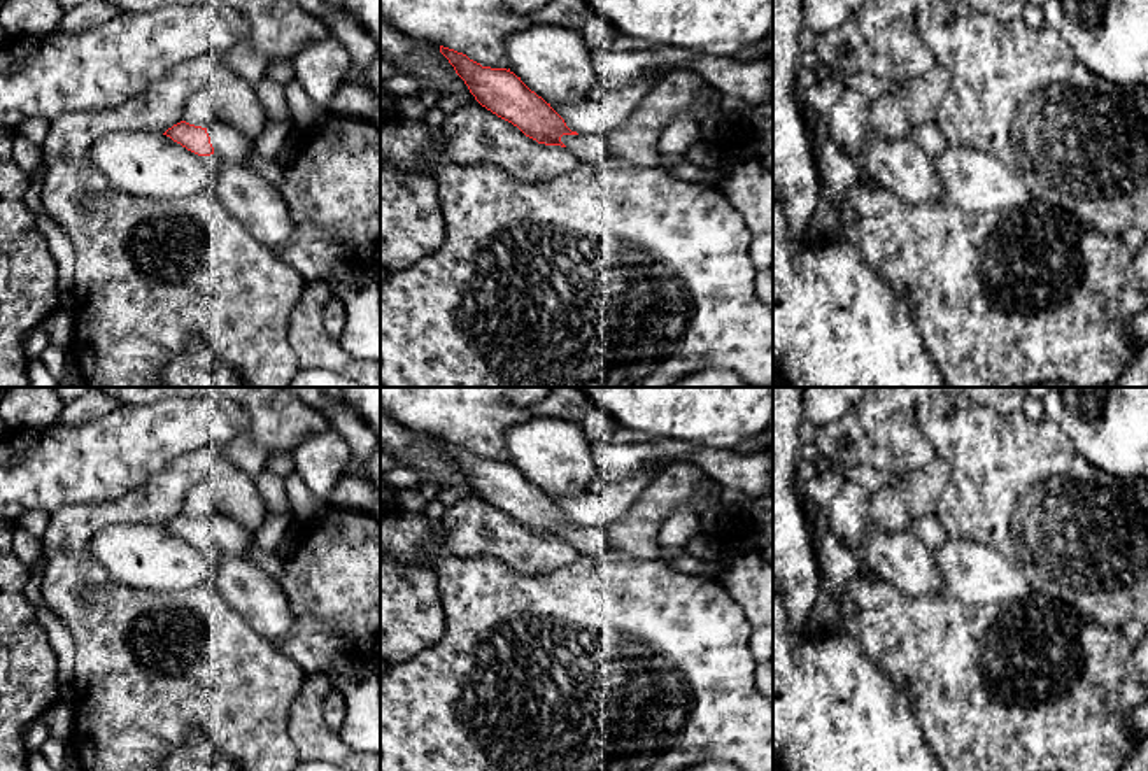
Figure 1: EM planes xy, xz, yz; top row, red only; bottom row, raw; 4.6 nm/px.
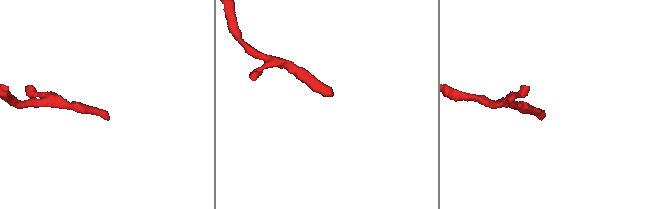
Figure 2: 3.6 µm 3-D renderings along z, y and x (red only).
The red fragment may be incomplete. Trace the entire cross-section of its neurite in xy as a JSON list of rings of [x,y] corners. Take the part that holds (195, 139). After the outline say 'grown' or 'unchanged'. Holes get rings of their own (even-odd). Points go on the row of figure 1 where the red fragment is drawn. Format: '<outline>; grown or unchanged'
[[[181,121],[163,135],[198,156],[216,154],[230,163],[249,163],[256,156],[254,142],[223,121],[212,123],[207,128]]]; grown

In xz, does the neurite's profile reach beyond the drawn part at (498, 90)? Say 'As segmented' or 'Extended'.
As segmented

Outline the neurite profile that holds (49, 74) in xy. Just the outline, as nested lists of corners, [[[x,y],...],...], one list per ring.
[[[167,5],[149,12],[121,12],[77,33],[9,35],[0,44],[0,124],[16,130],[35,117],[53,121],[68,112],[121,105],[170,68],[223,54],[247,33],[247,19],[230,5]]]

